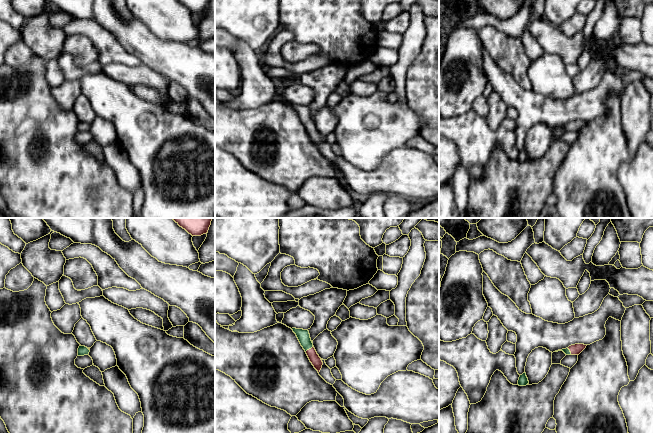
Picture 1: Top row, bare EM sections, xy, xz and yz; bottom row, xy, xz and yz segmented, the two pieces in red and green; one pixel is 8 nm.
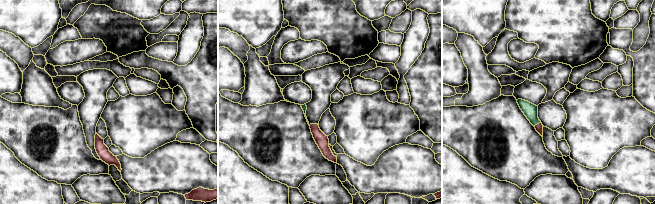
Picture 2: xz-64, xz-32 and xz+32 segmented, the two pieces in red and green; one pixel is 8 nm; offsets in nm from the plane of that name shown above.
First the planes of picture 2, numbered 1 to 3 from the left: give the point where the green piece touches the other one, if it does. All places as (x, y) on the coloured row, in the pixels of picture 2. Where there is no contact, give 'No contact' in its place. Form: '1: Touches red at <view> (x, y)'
1: No contact
2: No contact
3: Touches red at xz+32 (537, 124)

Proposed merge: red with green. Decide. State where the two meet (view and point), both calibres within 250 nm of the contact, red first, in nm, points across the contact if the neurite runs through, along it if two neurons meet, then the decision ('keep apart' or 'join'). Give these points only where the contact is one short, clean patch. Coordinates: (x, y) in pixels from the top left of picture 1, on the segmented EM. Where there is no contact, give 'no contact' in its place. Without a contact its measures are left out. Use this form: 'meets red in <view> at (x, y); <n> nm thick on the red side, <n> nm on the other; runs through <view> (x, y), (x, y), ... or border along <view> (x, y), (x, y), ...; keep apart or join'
meets red in xz at (309, 349); 90 nm thick on the red side, 100 nm on the other; runs through xz (314, 358), (309, 349), (303, 336); join

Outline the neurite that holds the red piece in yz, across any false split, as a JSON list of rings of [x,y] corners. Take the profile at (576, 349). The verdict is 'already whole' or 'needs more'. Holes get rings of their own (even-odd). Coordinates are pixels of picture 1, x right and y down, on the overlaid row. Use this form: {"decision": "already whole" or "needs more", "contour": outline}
{"decision": "needs more", "contour": [[[575,344],[566,349],[562,349],[561,351],[563,351],[566,355],[579,355],[586,348],[586,346],[587,345],[584,344]]]}

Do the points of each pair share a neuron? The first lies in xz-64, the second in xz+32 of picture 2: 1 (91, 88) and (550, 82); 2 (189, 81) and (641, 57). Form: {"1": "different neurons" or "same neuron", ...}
{"1": "same neuron", "2": "same neuron"}

